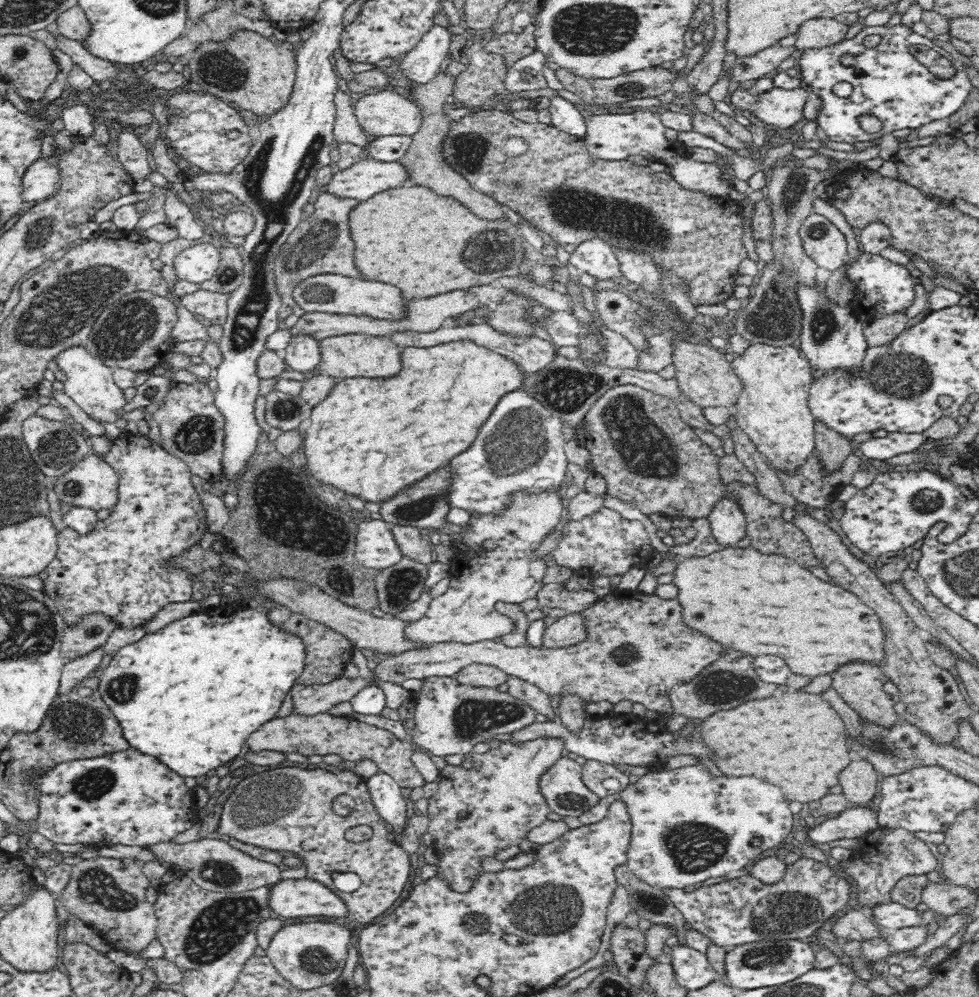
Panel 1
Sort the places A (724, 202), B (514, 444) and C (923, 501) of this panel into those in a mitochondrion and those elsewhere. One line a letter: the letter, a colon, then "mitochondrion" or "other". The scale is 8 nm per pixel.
A: other
B: mitochondrion
C: mitochondrion

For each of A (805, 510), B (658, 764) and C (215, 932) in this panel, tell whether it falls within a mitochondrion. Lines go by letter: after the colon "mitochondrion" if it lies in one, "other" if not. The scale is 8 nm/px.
A: other
B: other
C: mitochondrion

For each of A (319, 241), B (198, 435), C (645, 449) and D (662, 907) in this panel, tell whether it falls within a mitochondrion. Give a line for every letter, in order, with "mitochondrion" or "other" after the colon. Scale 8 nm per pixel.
A: mitochondrion
B: mitochondrion
C: mitochondrion
D: mitochondrion

